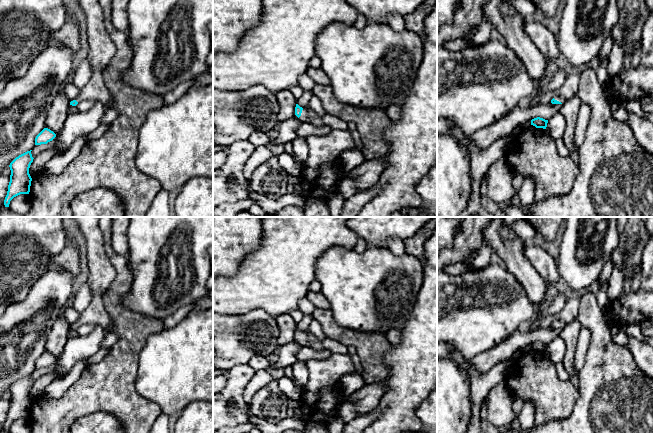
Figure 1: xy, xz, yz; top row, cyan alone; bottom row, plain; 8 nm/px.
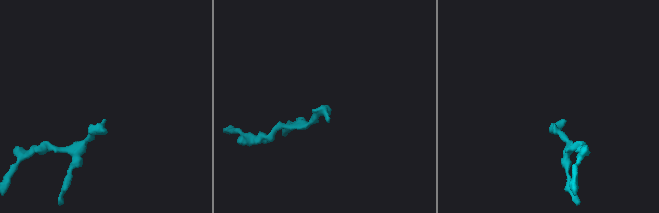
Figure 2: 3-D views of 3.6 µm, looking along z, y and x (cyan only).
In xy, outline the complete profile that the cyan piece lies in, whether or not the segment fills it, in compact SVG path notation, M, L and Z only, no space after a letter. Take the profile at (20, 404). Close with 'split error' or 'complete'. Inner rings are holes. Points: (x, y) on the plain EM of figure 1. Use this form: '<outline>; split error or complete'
M27 375L16 381L9 389L11 394L7 419L4 424L5 431L9 431L10 425L20 419L29 418L32 402L29 392L33 386L31 375Z; complete

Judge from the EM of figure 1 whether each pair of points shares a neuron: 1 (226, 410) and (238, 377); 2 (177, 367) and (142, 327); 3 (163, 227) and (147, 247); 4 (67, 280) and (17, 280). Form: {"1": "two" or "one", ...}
{"1": "one", "2": "two", "3": "one", "4": "two"}

